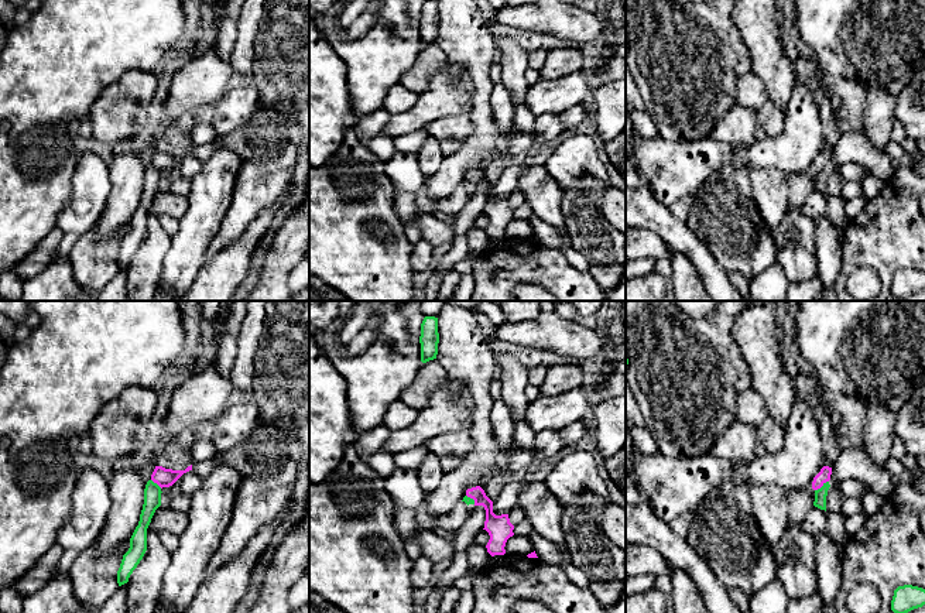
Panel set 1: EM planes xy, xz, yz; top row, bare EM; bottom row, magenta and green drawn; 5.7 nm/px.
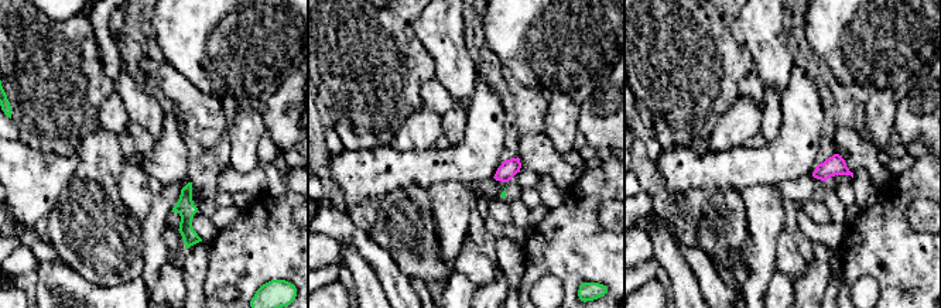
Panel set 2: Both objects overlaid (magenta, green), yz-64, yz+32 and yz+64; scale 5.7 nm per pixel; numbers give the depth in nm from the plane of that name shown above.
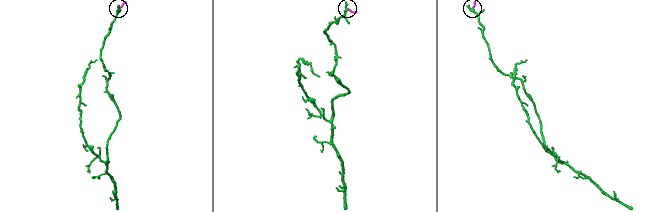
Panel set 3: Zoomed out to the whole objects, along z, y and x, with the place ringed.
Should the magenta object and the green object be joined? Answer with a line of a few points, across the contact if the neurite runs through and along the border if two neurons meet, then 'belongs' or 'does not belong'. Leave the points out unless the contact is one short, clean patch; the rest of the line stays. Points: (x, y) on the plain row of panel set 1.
yz (828, 164), (815, 174) | does not belong

